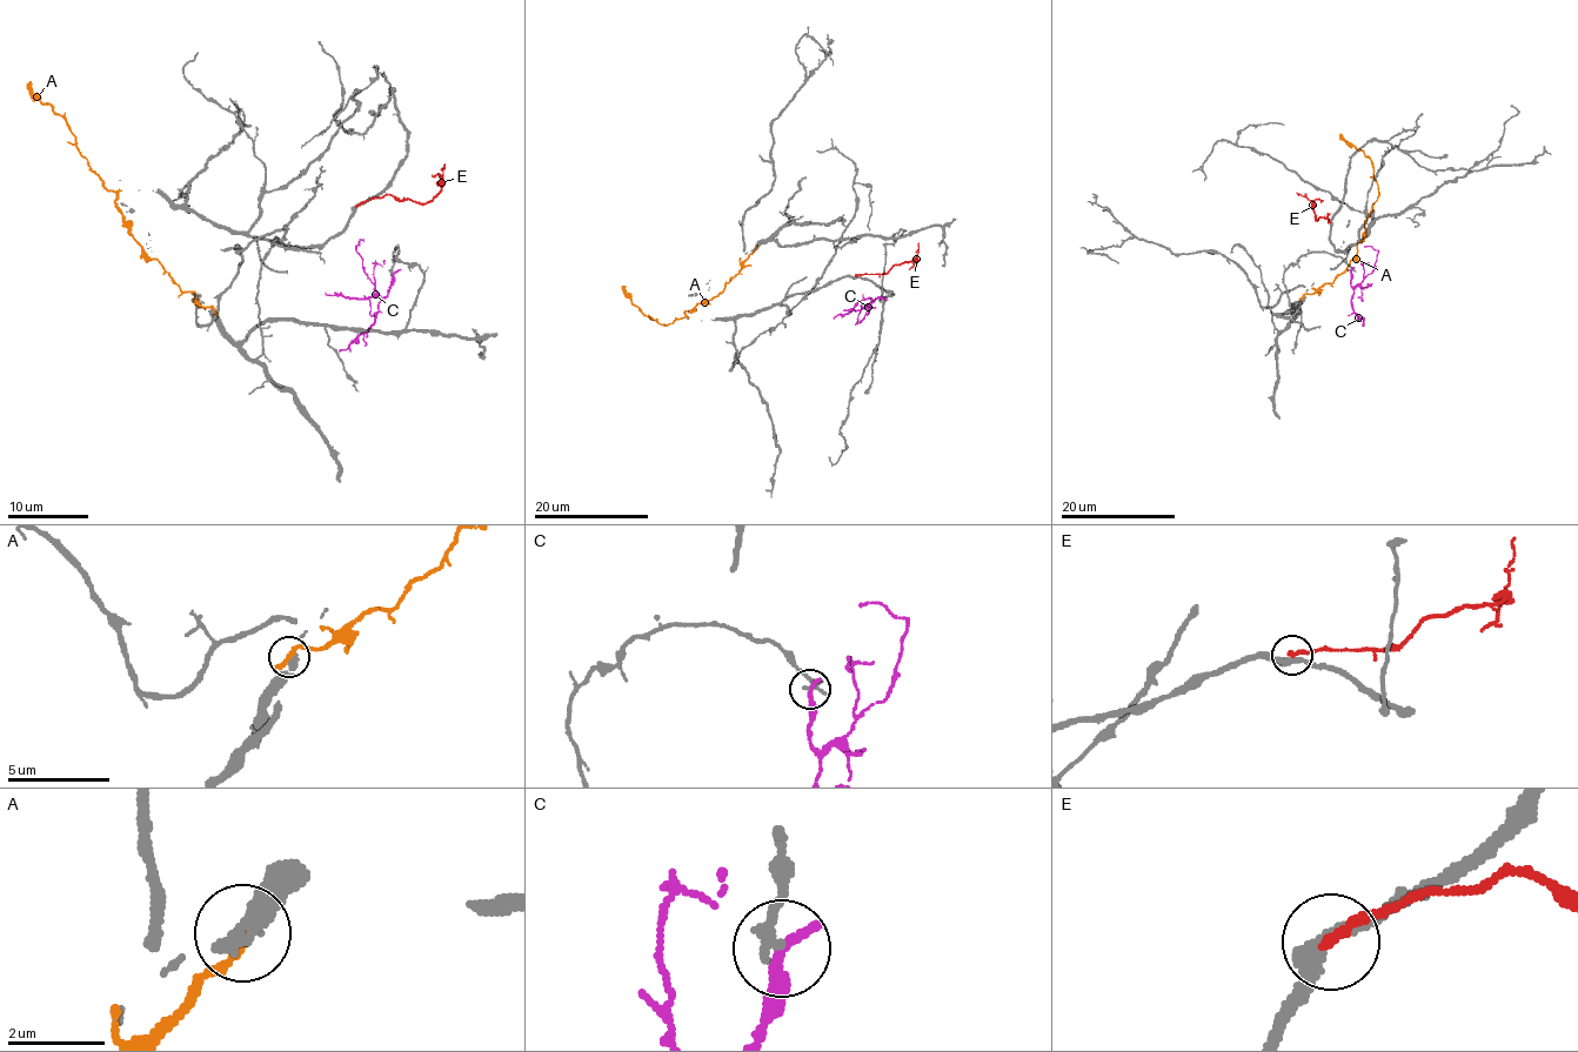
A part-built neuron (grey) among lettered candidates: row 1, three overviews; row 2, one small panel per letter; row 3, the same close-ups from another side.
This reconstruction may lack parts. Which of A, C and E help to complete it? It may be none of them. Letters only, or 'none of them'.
none of them

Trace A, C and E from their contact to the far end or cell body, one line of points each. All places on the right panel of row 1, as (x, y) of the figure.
A: (1303, 296), (1331, 283), (1356, 256), (1364, 222), (1379, 196), (1373, 163), (1341, 133)
C: (1350, 270), (1351, 286), (1359, 285), (1371, 272), (1377, 252), (1370, 246), (1364, 247)
E: (1329, 222), (1328, 214), (1316, 220), (1314, 203), (1296, 192)

